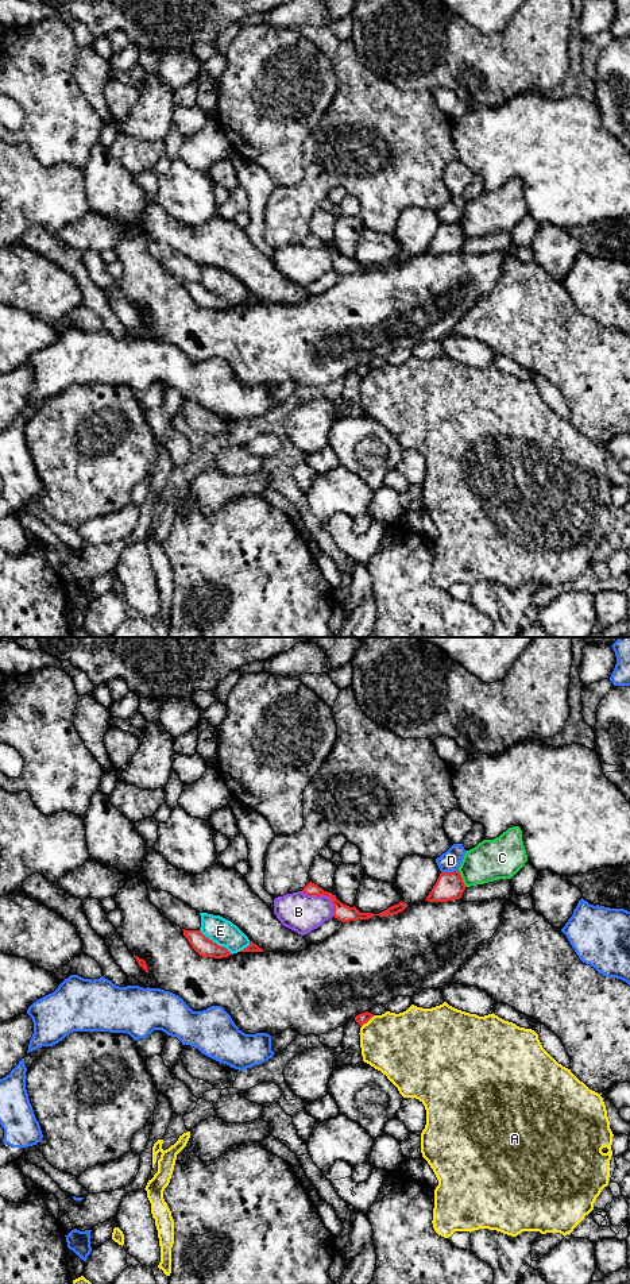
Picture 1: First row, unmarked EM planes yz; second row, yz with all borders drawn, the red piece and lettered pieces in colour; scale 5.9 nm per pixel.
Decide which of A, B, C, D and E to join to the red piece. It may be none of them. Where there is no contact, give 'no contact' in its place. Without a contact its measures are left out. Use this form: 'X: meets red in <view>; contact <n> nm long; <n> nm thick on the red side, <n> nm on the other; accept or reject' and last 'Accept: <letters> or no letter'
A: meets red in yz; contact 100 nm long; 70 nm thick on the red side, 380 nm on the other; reject
B: meets red in yz; contact 240 nm long; 100 nm thick on the red side, 220 nm on the other; reject
C: meets red in yz; contact 120 nm long; 170 nm thick on the red side, 240 nm on the other; reject
D: meets red in yz; contact 110 nm long; 170 nm thick on the red side, 120 nm on the other; reject
E: meets red in yz; contact 240 nm long; 110 nm thick on the red side, 160 nm on the other; reject
Accept: no letter

